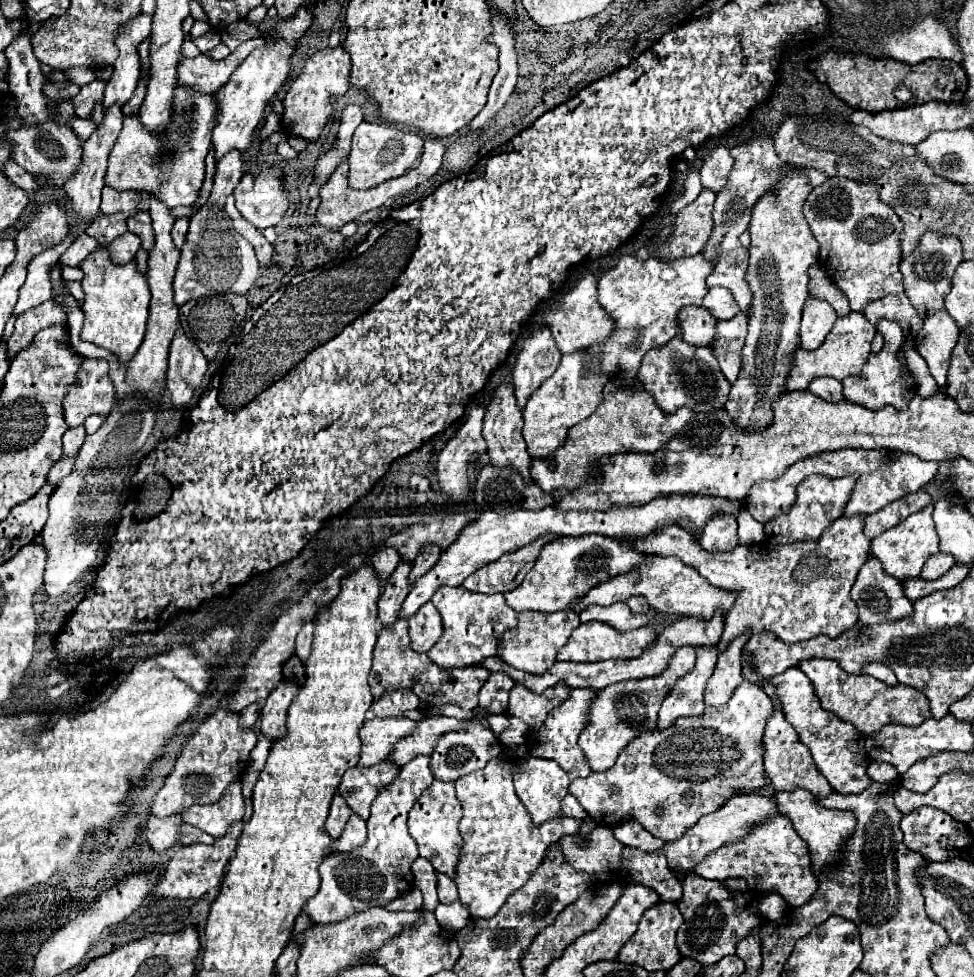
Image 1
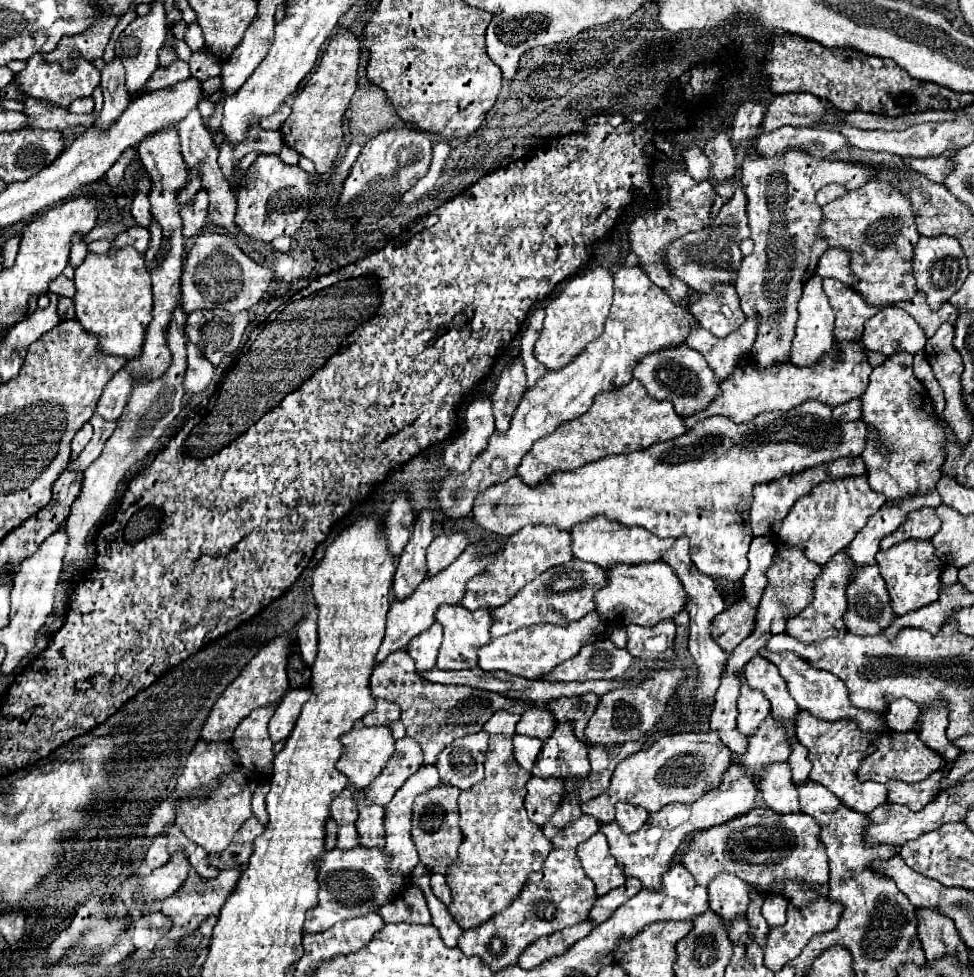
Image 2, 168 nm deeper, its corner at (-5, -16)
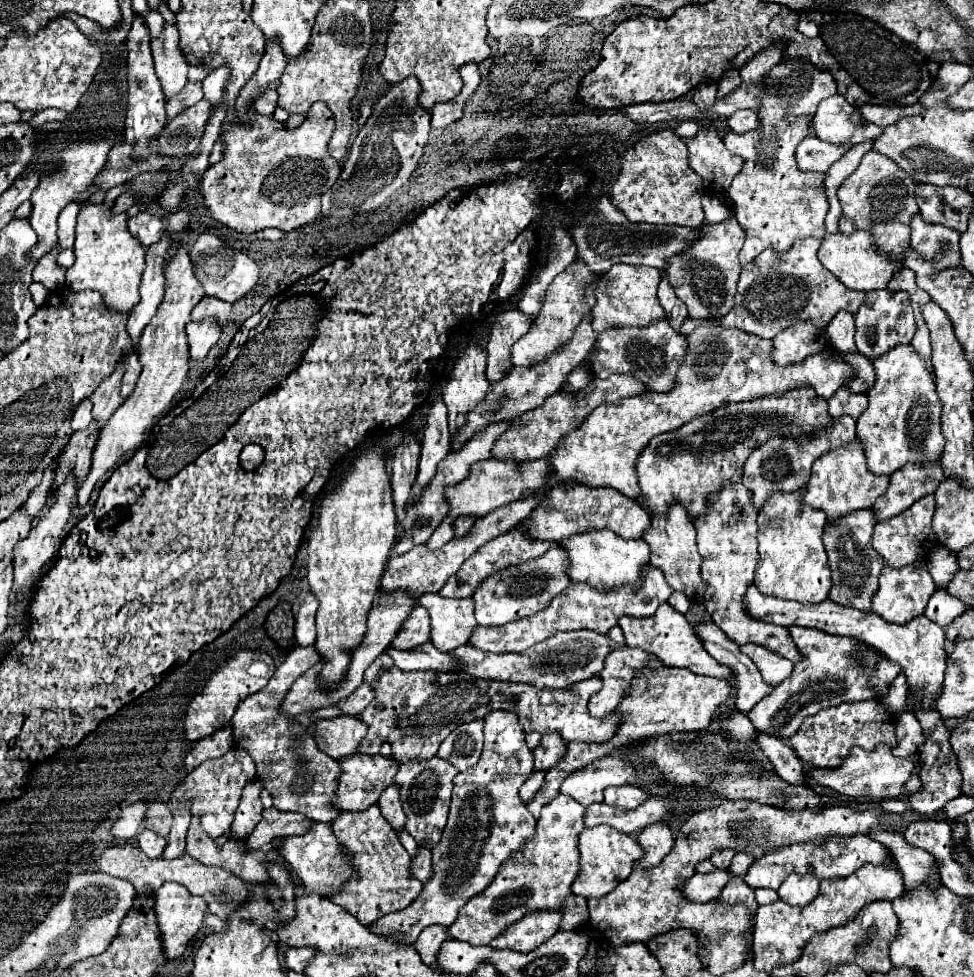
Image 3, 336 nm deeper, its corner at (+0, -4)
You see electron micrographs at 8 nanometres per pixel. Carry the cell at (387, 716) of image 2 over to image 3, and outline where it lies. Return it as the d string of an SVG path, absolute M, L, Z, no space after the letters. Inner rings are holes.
M363 682L355 692L351 692L351 696L347 696L345 700L341 700L339 706L341 706L343 714L357 716L357 714L361 714L371 704L373 698L375 698L375 690L369 684Z

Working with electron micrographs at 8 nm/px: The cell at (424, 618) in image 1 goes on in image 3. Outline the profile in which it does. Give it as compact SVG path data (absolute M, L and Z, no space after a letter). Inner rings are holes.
M417 606L415 612L411 612L411 620L399 630L399 636L395 636L395 648L397 650L409 650L417 648L431 640L431 620L429 612L423 610L423 606Z

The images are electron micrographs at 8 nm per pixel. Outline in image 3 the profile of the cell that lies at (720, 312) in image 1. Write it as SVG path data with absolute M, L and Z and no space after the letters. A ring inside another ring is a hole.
M735 216L721 224L707 224L705 230L705 238L701 238L693 248L671 258L665 274L669 276L675 294L687 304L691 318L719 320L735 304L735 286L741 274L737 254L743 244L743 230L739 230Z

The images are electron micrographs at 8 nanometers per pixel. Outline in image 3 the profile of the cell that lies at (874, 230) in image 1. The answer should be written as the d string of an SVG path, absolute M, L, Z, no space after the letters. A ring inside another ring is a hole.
M867 152L859 168L839 186L839 202L843 216L851 218L857 230L867 230L875 236L875 248L889 254L897 270L905 268L905 250L909 248L909 222L919 212L915 202L915 180L899 168L891 158Z

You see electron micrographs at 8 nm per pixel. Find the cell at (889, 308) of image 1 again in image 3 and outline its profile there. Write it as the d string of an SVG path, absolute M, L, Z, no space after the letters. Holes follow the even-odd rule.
M887 290L867 292L867 300L855 314L855 326L857 326L855 334L857 348L867 358L879 356L881 352L887 352L897 344L909 344L915 334L915 318L907 292L887 292Z

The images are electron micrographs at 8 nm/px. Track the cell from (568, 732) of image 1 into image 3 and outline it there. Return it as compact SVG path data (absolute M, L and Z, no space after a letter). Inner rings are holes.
M559 732L545 734L545 736L541 738L541 742L539 742L539 746L533 750L535 770L553 768L553 766L563 758L565 752L567 752L567 744L565 744L565 740L559 736Z

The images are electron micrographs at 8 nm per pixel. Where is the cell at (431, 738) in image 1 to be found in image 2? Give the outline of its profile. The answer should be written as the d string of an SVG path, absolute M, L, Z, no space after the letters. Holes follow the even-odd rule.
M402 738L396 742L396 752L392 754L392 760L384 766L384 772L368 784L368 788L362 788L360 792L364 794L366 804L378 804L386 806L394 792L404 786L404 780L412 776L418 768L422 766L422 750L420 744L412 738Z

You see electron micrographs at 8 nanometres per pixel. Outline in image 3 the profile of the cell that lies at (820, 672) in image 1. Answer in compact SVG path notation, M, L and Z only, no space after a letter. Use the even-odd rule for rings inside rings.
M725 484L721 492L711 496L713 510L695 520L697 528L697 548L703 558L701 576L707 582L705 608L711 614L713 622L739 646L757 644L779 656L785 656L793 664L803 660L801 652L793 644L787 628L767 622L757 622L743 612L743 592L747 584L753 582L753 574L759 562L757 554L757 512L751 508L751 494L739 484Z

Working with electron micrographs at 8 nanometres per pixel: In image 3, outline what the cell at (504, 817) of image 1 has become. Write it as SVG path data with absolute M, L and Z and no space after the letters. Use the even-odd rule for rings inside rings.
M507 710L489 712L483 722L485 746L479 762L455 776L449 822L441 842L433 848L435 874L431 882L423 886L421 894L405 910L379 918L371 926L373 932L379 932L379 928L399 928L399 932L407 932L411 942L415 942L419 932L431 924L451 926L459 910L493 882L503 862L533 840L535 818L519 798L519 788L533 770L533 754L525 744L525 732L519 728L517 716Z

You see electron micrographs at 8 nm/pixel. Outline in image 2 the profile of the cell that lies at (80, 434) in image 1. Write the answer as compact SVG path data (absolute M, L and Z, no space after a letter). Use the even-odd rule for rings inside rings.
M84 424L84 426L76 432L76 436L74 436L74 440L72 440L72 456L78 456L78 454L82 452L82 448L90 442L90 438L92 438L92 426L90 426L90 424Z

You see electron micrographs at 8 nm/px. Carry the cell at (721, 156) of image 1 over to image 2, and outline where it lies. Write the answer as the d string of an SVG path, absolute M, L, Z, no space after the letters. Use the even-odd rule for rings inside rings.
M716 132L704 146L706 156L710 158L710 172L716 180L724 180L734 176L736 172L736 152L730 144L730 136L726 132Z

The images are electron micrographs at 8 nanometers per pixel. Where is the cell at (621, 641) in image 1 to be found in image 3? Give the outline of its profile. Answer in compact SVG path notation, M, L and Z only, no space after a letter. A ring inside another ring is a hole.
M575 630L575 632L559 632L557 636L551 636L551 640L545 640L543 644L531 648L531 652L523 654L485 654L485 652L475 652L467 644L459 648L459 652L453 652L453 656L459 656L459 660L463 660L465 672L485 680L527 682L537 688L567 688L579 680L591 678L593 674L601 672L609 652L611 648L607 644L603 646L597 644L593 630Z

